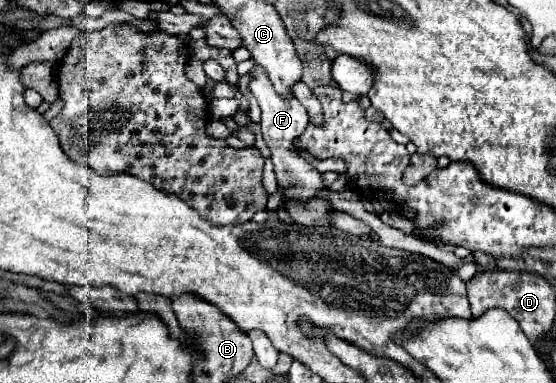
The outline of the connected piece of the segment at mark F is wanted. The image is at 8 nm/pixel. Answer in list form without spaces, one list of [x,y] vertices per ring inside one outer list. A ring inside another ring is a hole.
[[[254,65],[252,71],[250,71],[248,89],[258,99],[258,105],[262,109],[262,123],[260,123],[262,125],[262,137],[264,137],[264,141],[266,141],[270,153],[272,153],[278,185],[294,189],[294,191],[286,191],[286,199],[304,201],[306,197],[308,199],[316,197],[316,191],[324,189],[322,175],[308,161],[304,161],[302,157],[298,157],[296,155],[296,147],[294,147],[294,139],[300,137],[304,133],[306,125],[308,125],[308,113],[306,113],[306,109],[292,95],[280,97],[280,93],[276,93],[276,89],[272,89],[272,81],[268,81],[268,73],[264,73],[264,69],[260,69],[260,65]]]

